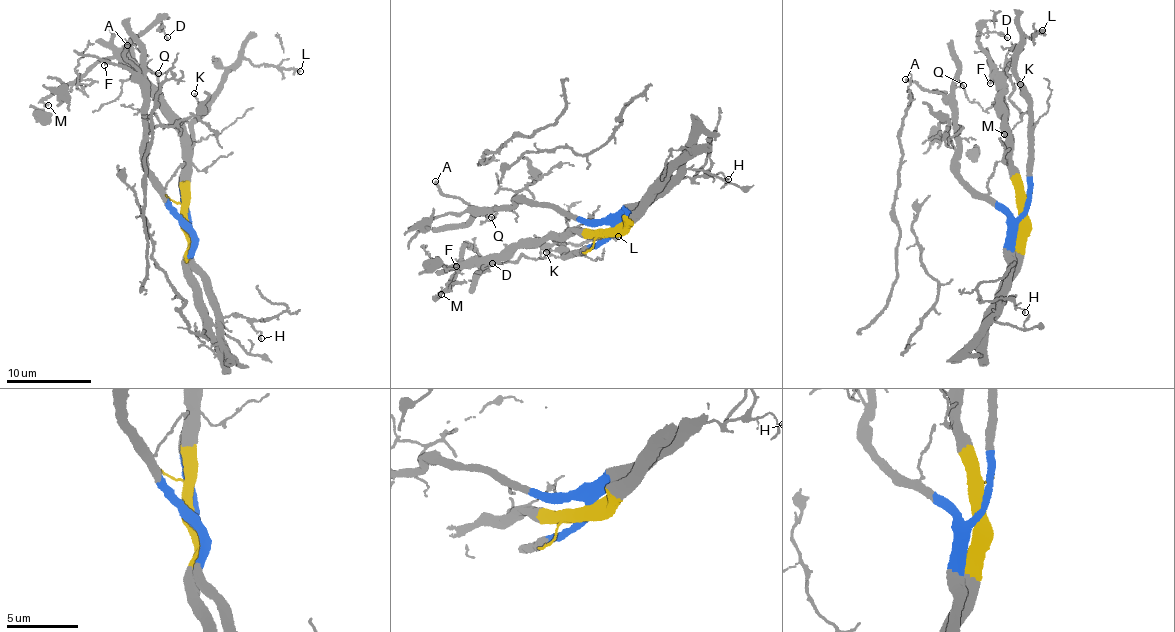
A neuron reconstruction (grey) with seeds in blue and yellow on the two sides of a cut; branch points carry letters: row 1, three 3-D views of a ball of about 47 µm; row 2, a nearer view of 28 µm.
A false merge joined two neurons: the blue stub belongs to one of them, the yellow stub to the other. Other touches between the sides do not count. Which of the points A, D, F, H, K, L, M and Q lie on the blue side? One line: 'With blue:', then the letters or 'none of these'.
With blue: A, H, K, L, Q

